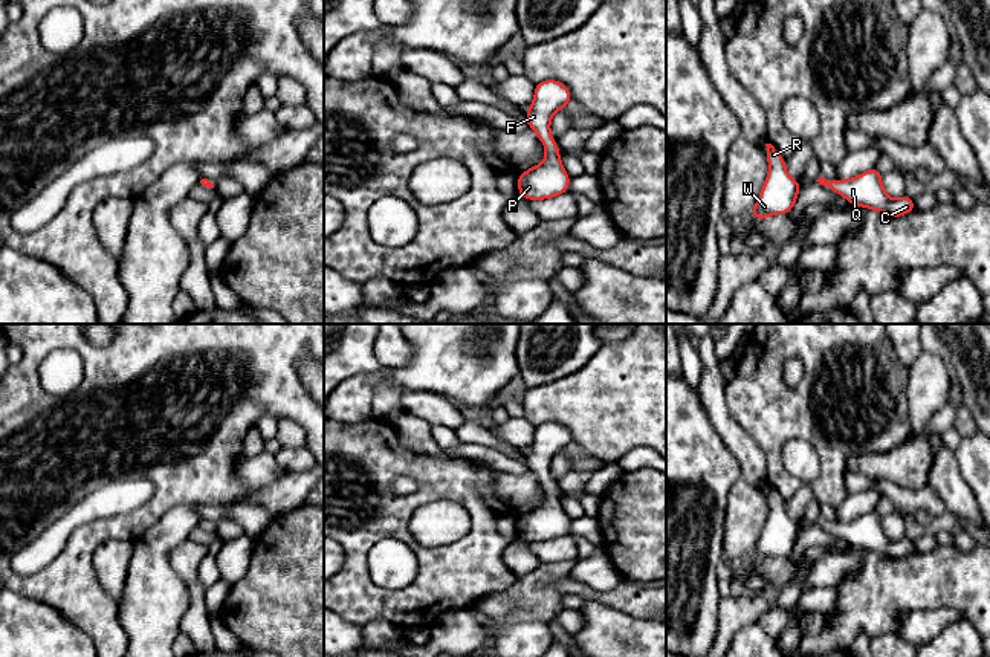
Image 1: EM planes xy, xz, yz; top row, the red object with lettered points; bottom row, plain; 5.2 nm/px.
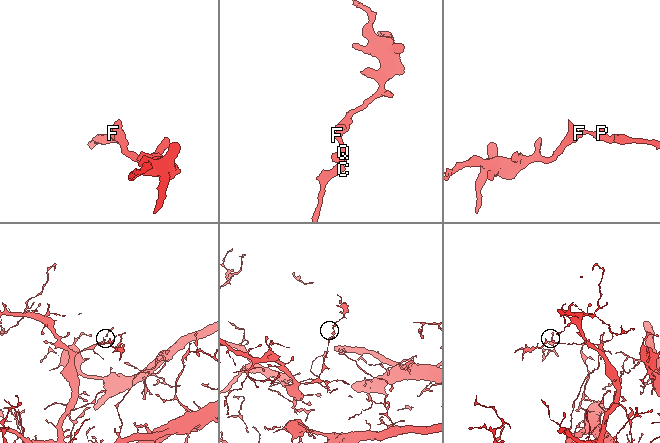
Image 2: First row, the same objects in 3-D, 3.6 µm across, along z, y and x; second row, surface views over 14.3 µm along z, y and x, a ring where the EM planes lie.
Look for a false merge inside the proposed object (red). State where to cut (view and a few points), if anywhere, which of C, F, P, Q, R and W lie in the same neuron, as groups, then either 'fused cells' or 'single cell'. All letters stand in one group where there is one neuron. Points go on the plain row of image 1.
no cut; C F P Q R W; single cell

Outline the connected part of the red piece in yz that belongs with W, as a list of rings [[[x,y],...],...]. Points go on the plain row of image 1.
[[[772,487],[767,489],[768,516],[758,542],[752,552],[752,561],[765,561],[776,556],[788,556],[801,532],[801,523],[794,523],[785,512],[785,501]]]

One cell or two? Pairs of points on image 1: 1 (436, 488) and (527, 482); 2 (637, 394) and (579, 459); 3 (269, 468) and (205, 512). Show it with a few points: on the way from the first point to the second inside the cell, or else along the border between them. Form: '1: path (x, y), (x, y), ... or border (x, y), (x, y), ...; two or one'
1: border (500, 471), (494, 491), (512, 506); two
2: border (572, 442), (605, 463); two
3: path (251, 486), (248, 497), (232, 512), (223, 512); one

